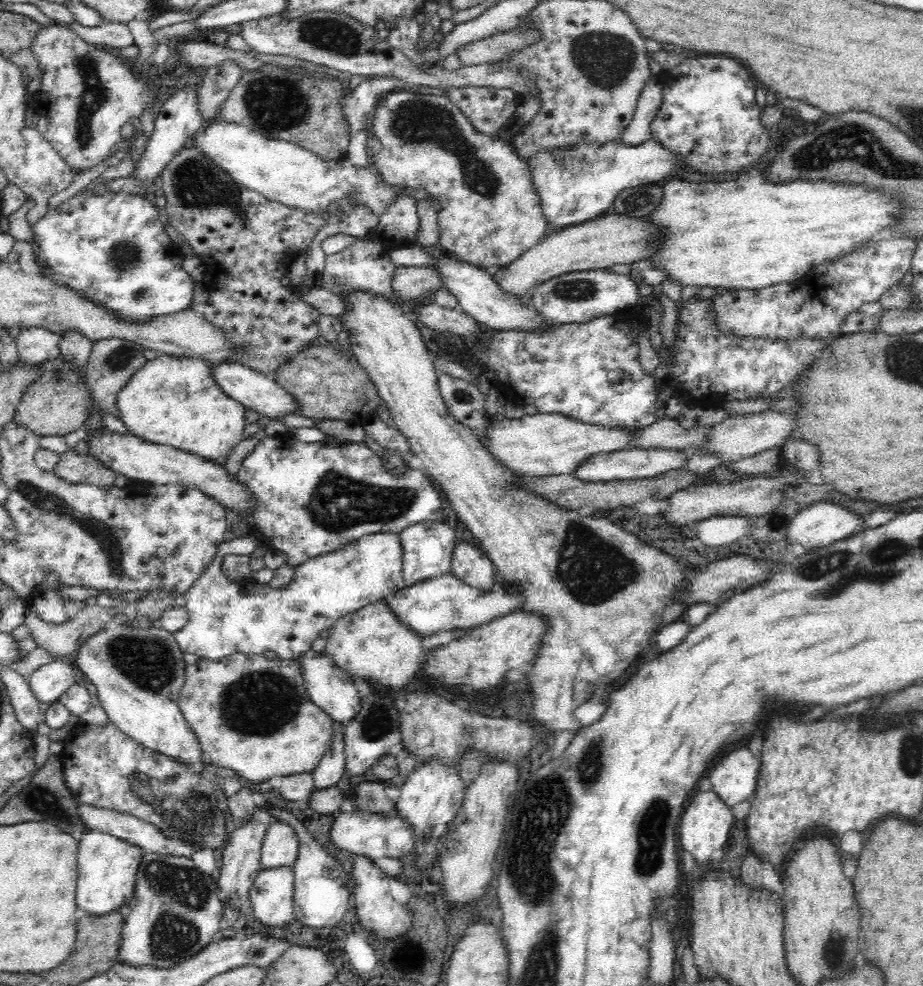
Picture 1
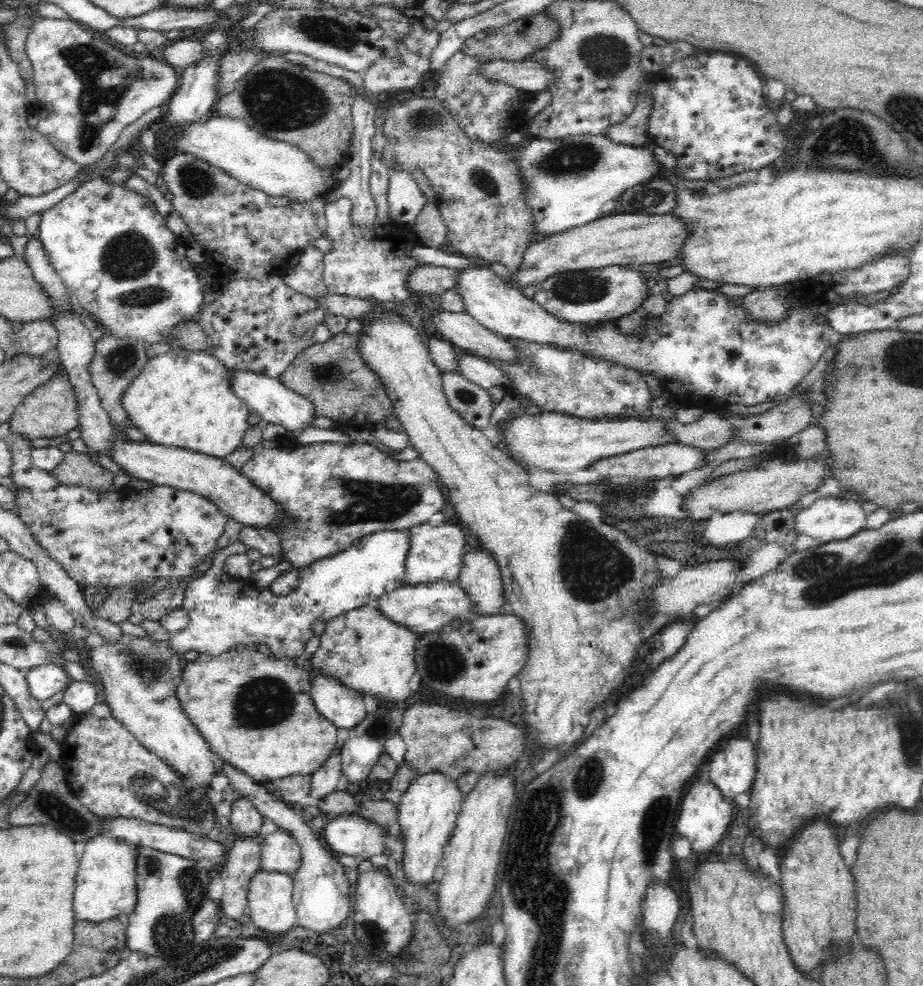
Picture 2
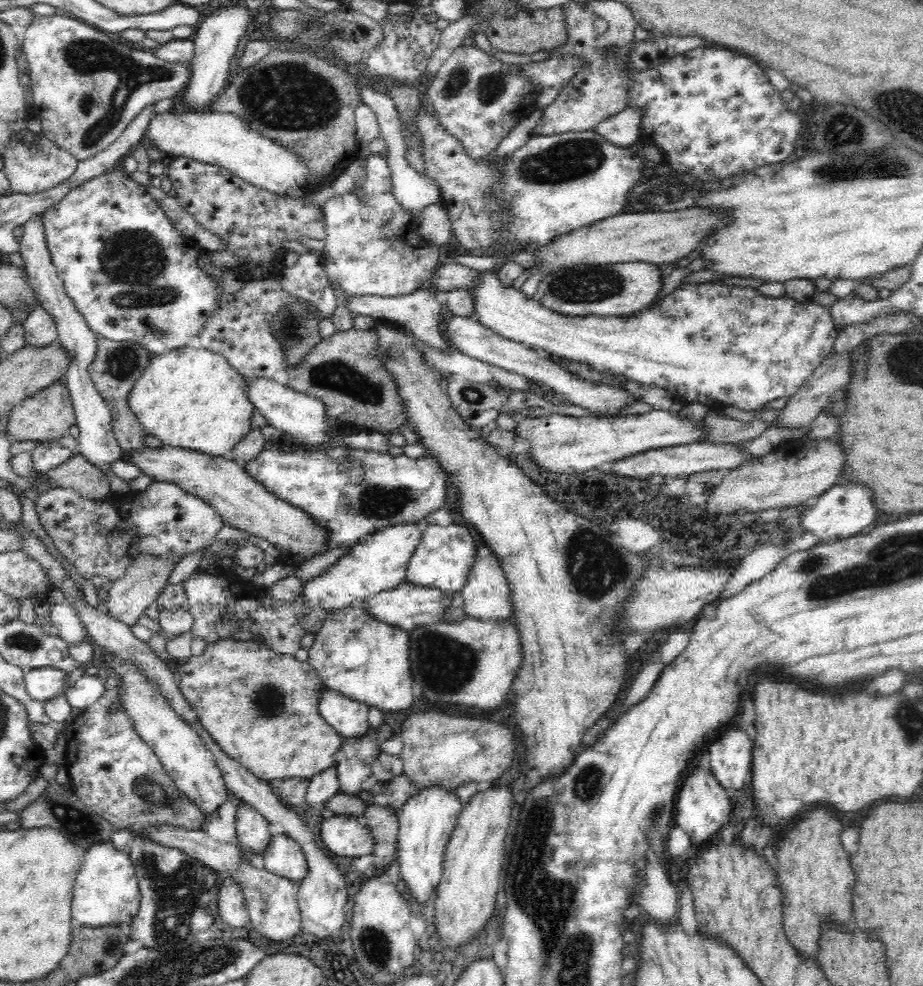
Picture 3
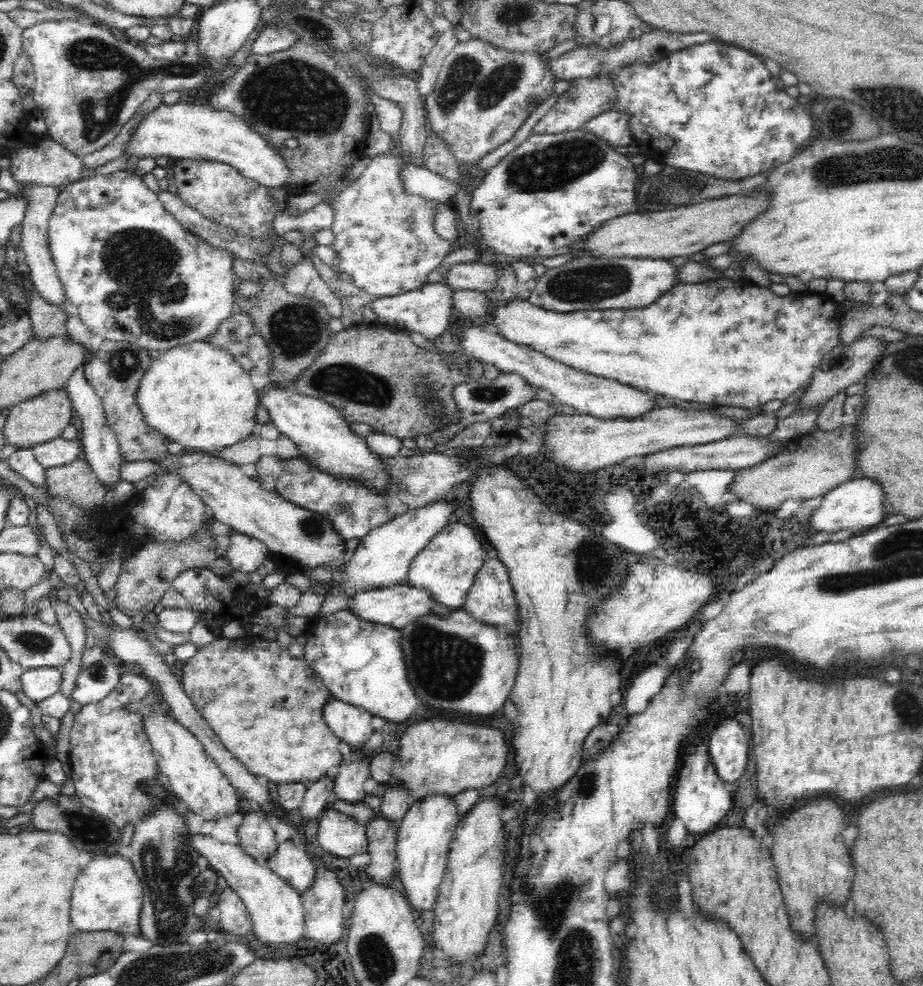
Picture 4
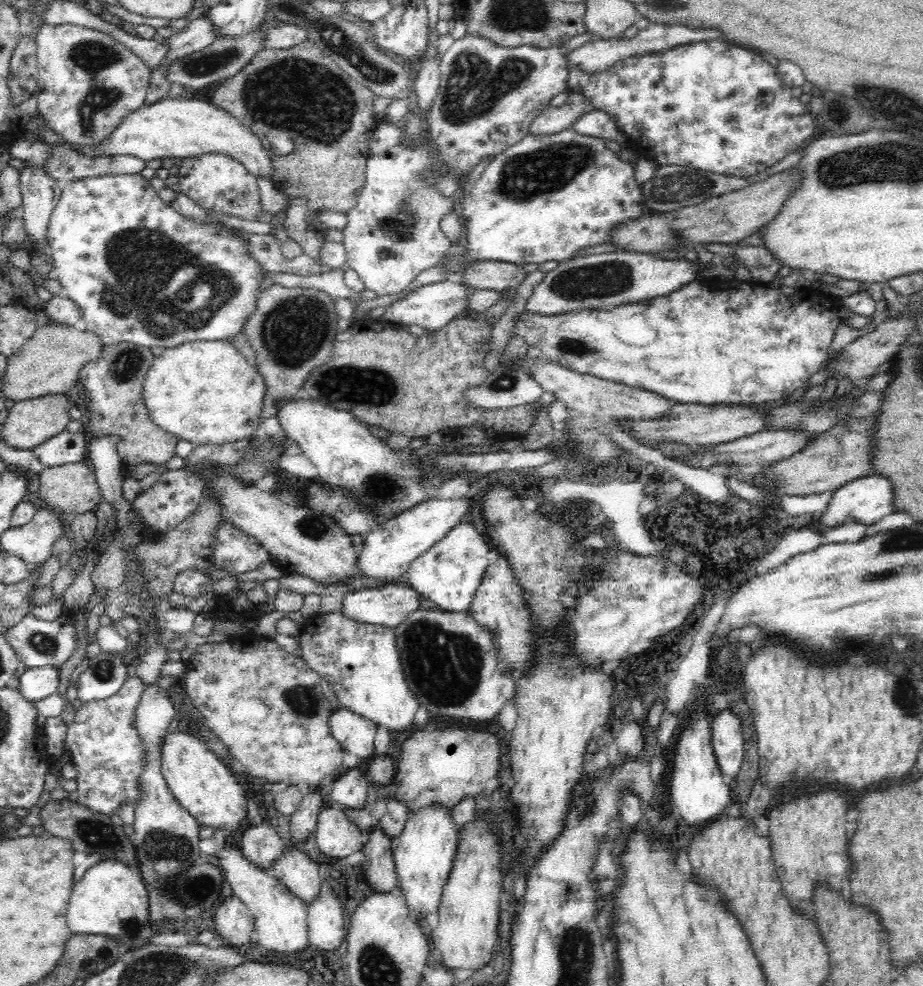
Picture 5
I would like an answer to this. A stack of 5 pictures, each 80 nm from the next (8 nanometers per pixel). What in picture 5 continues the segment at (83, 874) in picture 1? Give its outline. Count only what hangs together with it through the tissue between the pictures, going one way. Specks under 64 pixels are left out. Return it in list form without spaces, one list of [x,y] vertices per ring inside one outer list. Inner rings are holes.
[[[102,860],[91,868],[80,880],[76,881],[68,902],[68,926],[72,934],[105,934],[119,944],[126,944],[129,950],[138,949],[144,942],[148,942],[154,931],[149,926],[148,892],[142,884],[140,876],[134,874],[126,864],[118,860]]]

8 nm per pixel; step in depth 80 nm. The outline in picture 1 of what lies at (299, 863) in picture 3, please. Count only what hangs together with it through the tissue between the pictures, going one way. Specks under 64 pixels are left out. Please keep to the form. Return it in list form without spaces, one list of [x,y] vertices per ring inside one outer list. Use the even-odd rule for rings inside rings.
[[[275,820],[266,829],[262,840],[261,870],[293,867],[298,854],[297,832],[283,821]]]

